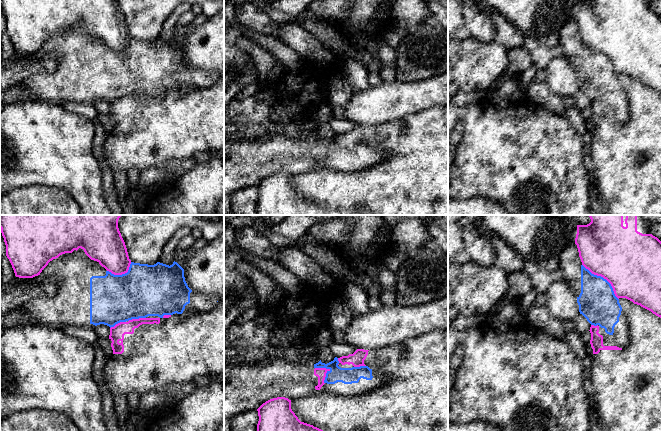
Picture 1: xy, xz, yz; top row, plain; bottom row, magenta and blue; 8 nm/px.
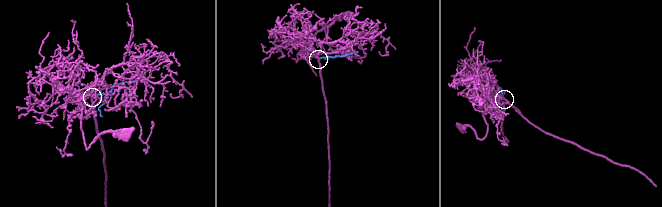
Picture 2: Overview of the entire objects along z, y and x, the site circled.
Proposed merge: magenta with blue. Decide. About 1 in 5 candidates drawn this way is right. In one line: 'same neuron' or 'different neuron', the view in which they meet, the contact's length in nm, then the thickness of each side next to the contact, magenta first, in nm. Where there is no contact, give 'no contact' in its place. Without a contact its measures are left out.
different neuron; contact in yz; length 400 nm; calibres 480 and 300 nm

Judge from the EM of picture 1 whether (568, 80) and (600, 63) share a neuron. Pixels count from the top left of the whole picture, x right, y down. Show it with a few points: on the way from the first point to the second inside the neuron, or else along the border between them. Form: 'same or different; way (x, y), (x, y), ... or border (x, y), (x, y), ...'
different; border (564, 56), (576, 73), (580, 89)

